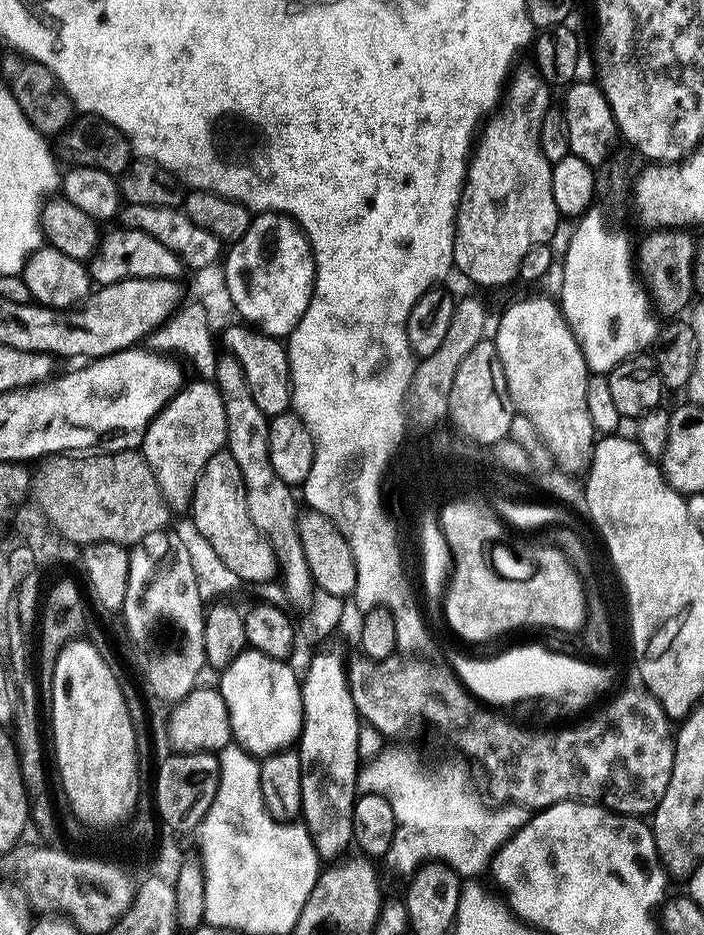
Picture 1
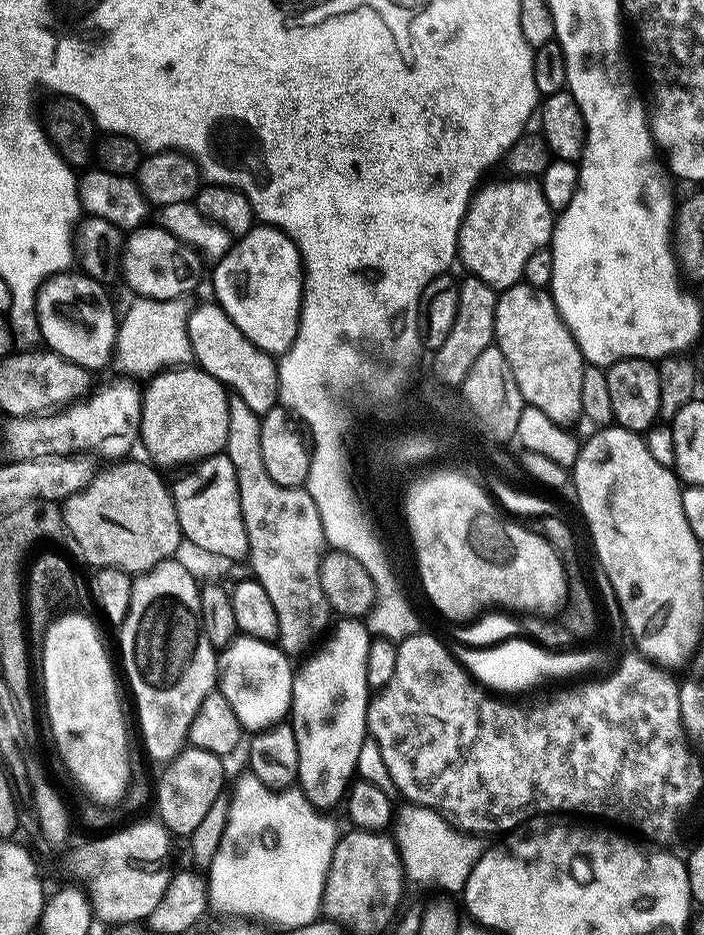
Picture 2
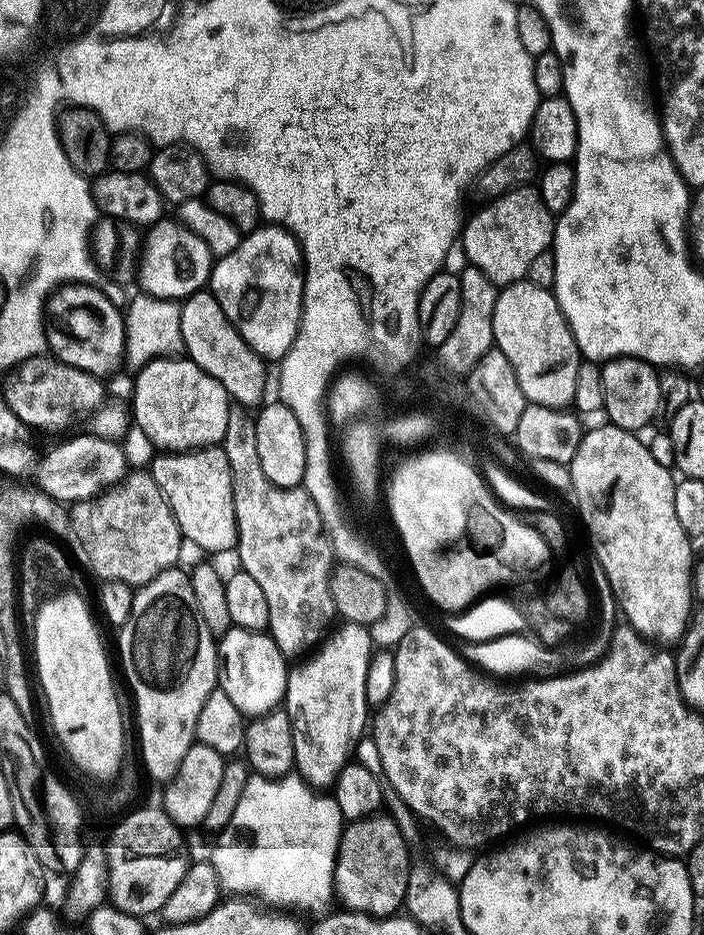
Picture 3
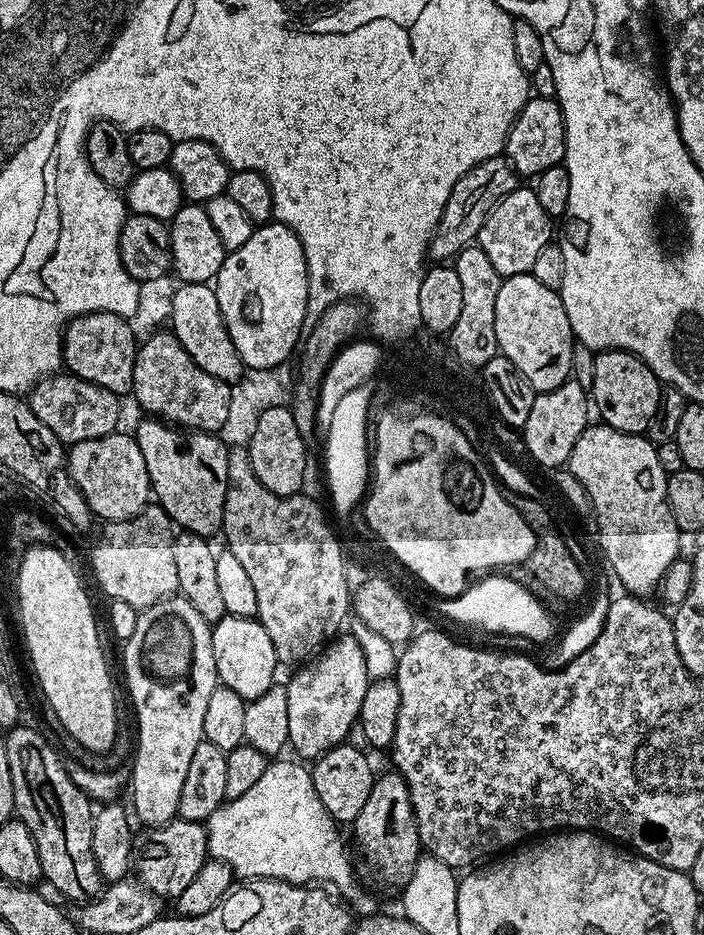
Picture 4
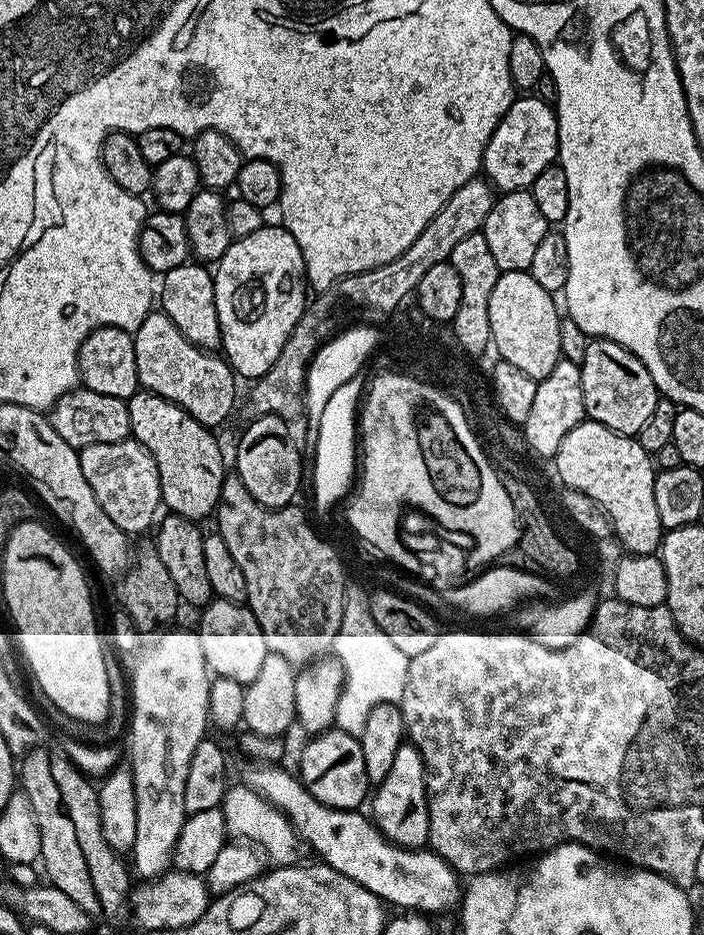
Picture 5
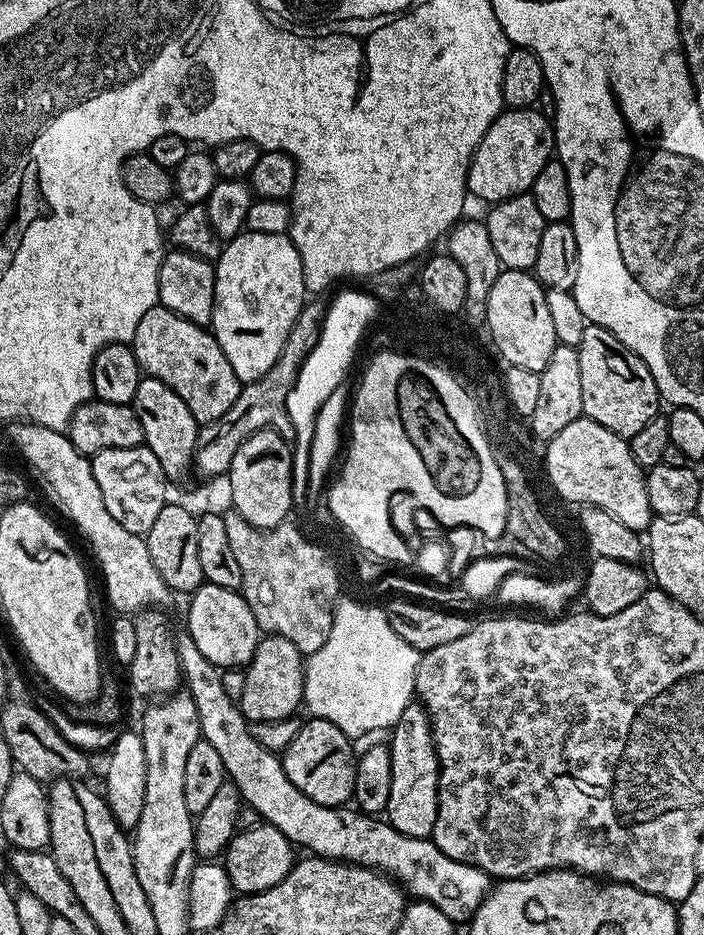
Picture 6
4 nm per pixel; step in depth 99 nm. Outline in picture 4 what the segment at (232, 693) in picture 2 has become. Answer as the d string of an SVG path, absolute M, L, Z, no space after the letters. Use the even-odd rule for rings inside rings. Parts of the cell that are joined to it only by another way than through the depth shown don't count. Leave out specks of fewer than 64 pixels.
M224 615L218 623L211 625L212 649L214 650L214 662L216 663L216 675L219 683L230 686L234 694L238 694L245 702L266 694L268 688L273 687L278 669L274 642L270 642L270 634L266 634L264 627L256 618L238 618L237 616Z

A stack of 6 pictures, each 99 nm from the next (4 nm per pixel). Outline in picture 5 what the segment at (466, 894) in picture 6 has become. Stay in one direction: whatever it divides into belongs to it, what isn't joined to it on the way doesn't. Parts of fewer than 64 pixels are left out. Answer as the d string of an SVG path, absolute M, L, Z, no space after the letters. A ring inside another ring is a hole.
M255 762L247 766L243 783L279 808L292 821L292 827L301 841L320 852L319 859L323 863L338 870L338 874L346 874L346 878L358 882L358 886L366 886L366 890L379 896L385 905L392 907L393 904L396 910L433 914L448 912L452 907L453 911L461 903L461 873L449 866L435 850L427 847L403 848L393 840L387 840L365 813L363 816L363 811L319 804L284 766Z

